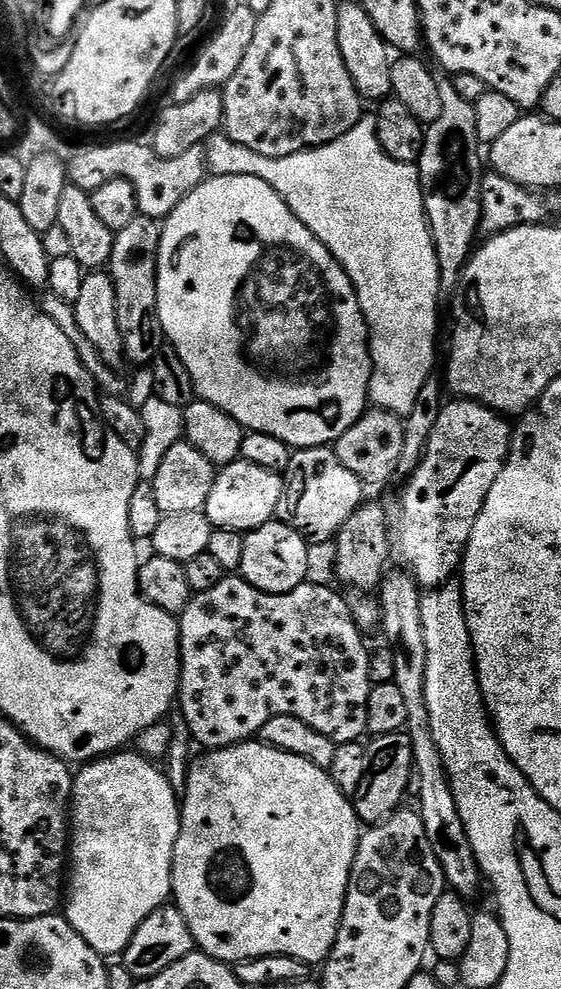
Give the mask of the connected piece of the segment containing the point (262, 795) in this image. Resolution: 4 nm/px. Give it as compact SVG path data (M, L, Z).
M256 738L245 740L242 744L232 744L229 748L213 748L203 755L200 761L196 760L189 767L188 780L182 789L180 837L172 863L174 904L190 926L195 947L229 966L239 966L243 960L257 960L263 956L295 956L309 966L323 965L331 956L337 940L341 939L346 905L349 903L348 889L354 880L356 851L362 835L362 821L356 815L355 803L349 793L343 792L336 784L329 769L320 768L306 758L298 758L298 754L278 750Z

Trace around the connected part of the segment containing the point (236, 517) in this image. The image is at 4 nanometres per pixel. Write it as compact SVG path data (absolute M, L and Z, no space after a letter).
M241 458L232 464L223 465L217 471L203 513L212 523L213 529L225 528L247 534L261 528L263 524L273 523L283 493L284 478L281 473L262 470L262 466L254 466Z

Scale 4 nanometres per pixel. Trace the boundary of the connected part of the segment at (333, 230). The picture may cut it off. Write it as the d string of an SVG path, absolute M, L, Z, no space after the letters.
M372 114L361 115L359 122L342 138L338 138L329 144L323 144L321 148L307 148L304 152L290 154L286 158L266 158L266 154L257 154L247 146L238 146L230 137L217 134L206 141L206 168L212 176L249 176L250 178L262 178L266 186L270 186L284 199L286 206L299 218L309 230L316 235L325 246L330 249L334 259L344 267L346 274L352 280L356 291L356 297L360 303L360 309L364 315L364 321L368 324L368 347L372 353L372 377L368 387L368 398L373 405L381 409L397 414L409 414L417 409L421 403L420 391L436 364L436 327L440 324L440 278L442 271L439 264L439 254L436 252L435 242L432 238L431 226L428 224L427 210L425 208L425 188L420 182L420 172L416 164L403 164L394 158L390 158L382 150L376 133L376 117Z

